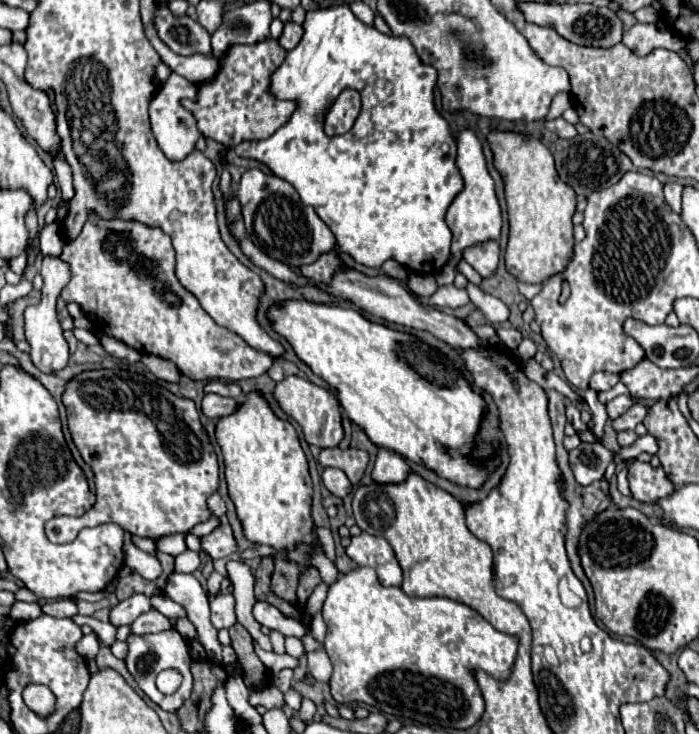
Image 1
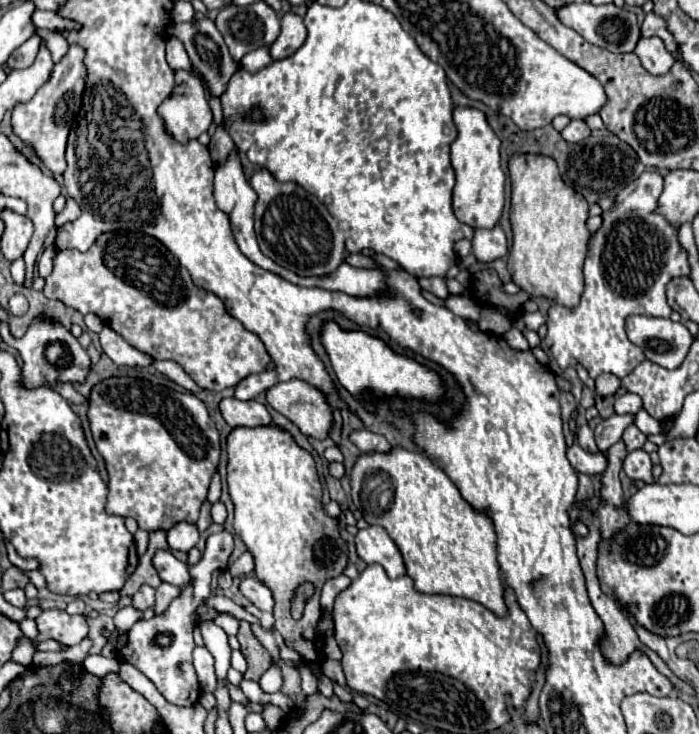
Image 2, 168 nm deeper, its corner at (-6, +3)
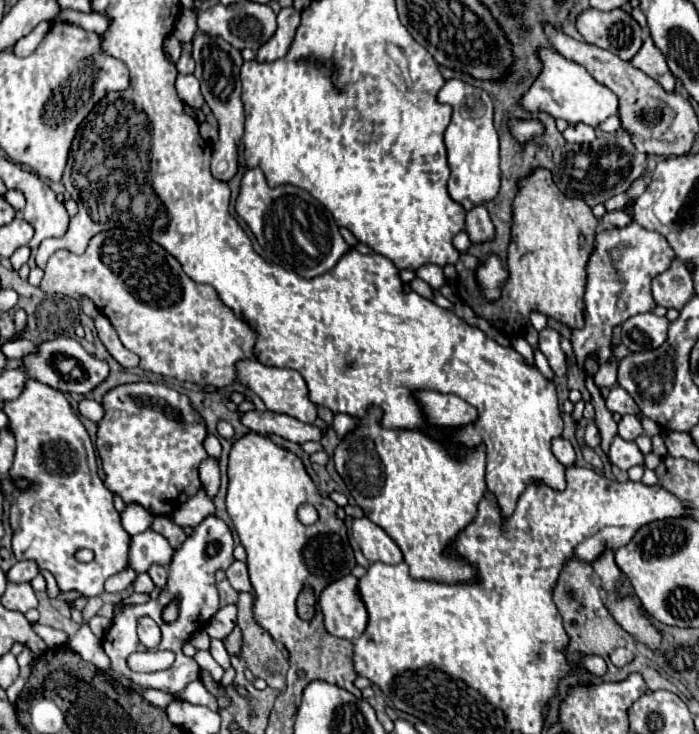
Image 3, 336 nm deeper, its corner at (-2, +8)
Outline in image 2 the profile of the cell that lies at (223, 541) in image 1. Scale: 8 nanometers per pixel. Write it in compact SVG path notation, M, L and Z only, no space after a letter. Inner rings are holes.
M220 531L208 537L206 541L206 549L200 557L198 563L188 565L188 573L190 573L190 583L186 583L180 589L180 595L168 605L168 609L160 615L154 615L152 619L142 619L138 621L126 635L126 643L118 649L118 659L126 661L130 665L134 665L142 675L146 675L156 689L162 693L162 697L178 707L190 707L198 701L200 697L200 683L196 677L196 671L192 667L192 649L194 645L194 637L192 631L198 625L198 607L202 607L206 603L206 599L210 597L210 579L214 571L224 571L228 567L228 559L232 555L234 549L234 539L228 531ZM162 633L170 633L172 641L170 645L162 647L158 643L158 635Z

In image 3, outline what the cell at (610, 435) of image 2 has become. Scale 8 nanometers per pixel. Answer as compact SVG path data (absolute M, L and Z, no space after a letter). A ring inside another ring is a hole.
M588 424L588 426L586 426L584 440L586 440L586 444L588 444L590 448L600 446L600 432L598 432L598 426L596 426L596 424Z

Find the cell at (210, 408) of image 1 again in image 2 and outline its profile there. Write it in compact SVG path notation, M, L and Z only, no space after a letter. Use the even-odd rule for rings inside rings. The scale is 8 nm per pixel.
M222 399L220 403L222 417L226 423L234 427L262 427L272 425L272 417L266 409L266 405L256 401L238 401L238 399Z

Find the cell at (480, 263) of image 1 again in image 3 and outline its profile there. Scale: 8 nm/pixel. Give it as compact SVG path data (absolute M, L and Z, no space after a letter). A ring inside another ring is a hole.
M478 206L466 214L466 232L474 244L490 242L496 238L496 228L484 206Z

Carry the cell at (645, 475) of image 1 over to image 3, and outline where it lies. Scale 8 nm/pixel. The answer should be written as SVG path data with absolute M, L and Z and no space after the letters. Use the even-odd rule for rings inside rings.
M620 436L614 438L608 458L620 470L630 470L632 466L644 466L644 454L636 446L636 442L626 442Z

